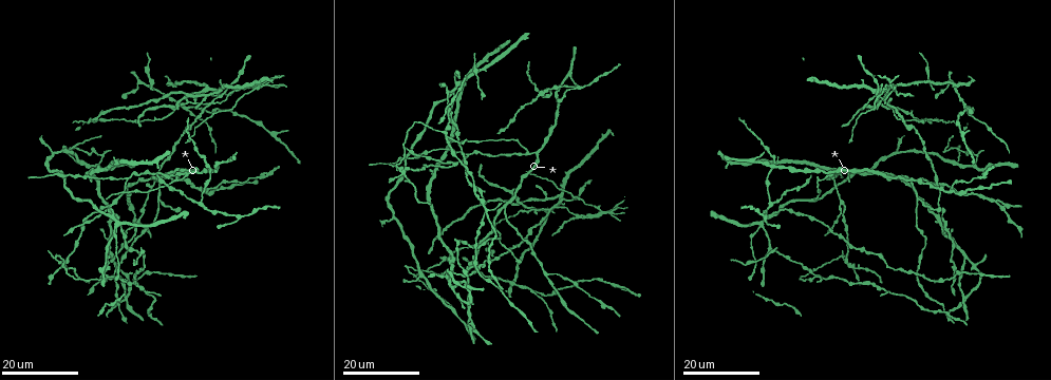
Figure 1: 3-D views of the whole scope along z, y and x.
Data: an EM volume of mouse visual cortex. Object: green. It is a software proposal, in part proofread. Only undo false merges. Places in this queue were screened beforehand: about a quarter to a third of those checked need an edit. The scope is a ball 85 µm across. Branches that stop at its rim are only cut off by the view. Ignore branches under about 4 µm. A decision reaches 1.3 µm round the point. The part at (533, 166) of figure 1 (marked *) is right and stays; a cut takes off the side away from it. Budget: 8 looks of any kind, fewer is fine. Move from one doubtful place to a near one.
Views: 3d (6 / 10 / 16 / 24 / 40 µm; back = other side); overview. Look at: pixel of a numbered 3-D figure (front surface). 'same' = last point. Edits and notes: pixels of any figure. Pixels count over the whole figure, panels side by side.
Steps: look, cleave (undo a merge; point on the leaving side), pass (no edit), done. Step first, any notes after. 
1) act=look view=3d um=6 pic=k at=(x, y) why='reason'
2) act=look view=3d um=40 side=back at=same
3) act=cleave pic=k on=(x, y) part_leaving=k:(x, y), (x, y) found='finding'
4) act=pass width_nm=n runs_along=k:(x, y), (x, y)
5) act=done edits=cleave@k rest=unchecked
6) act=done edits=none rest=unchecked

act=look view=3d um=24 pic=1 at=(127, 180) why='branch point'

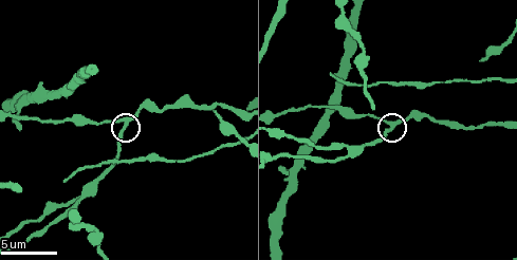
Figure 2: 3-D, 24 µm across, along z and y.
act=look view=3d um=6 pic=2 at=(390, 127)

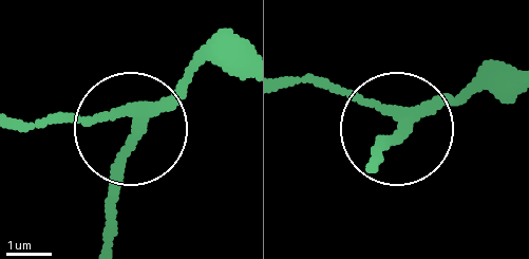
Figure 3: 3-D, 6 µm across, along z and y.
act=pass runs_along=3:(245, 72), (200, 65), (131, 121), (44, 117) found='continuous, no second cell'

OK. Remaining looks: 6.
act=look view=3d um=24 pic=1 at=(151, 186) why='small branch off a trunk'

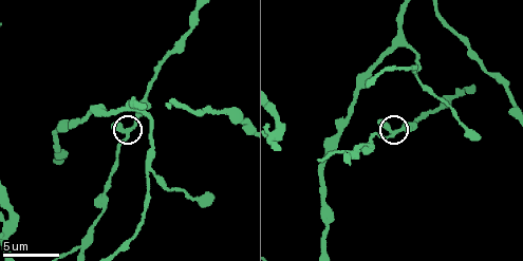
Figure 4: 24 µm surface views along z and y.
act=look view=3d um=10 pic=4 at=(127, 132) why='closer look'

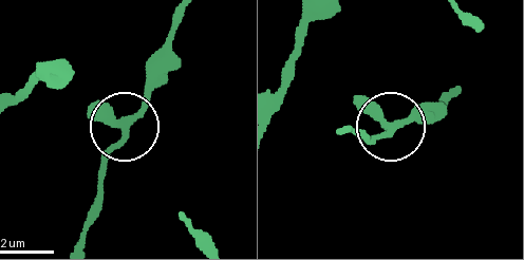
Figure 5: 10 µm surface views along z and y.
act=pass width_nm=230 found='continuous, no second cell'

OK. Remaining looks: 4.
act=look view=3d um=16 pic=1 at=(977, 158) why='abrupt turn'

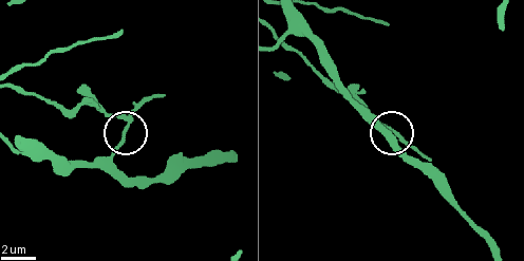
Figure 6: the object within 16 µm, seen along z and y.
act=look view=3d um=10 pic=6 at=(129, 121) why='closer look'

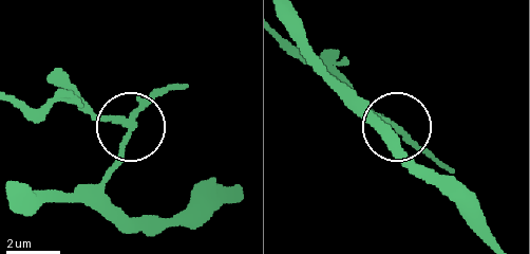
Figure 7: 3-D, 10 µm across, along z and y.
act=look view=3d um=6 pic=7 at=(130, 129) why='closer look'

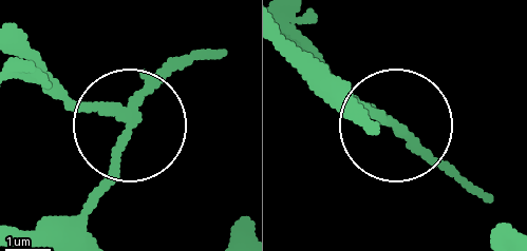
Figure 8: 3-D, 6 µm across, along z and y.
act=cleave pic=8 on=(67, 103) arms=3 part_leaving=8:(123, 117), (24, 79) found='two cells meet here'

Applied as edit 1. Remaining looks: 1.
act=done edits=cleave@8 rest=unchecked

